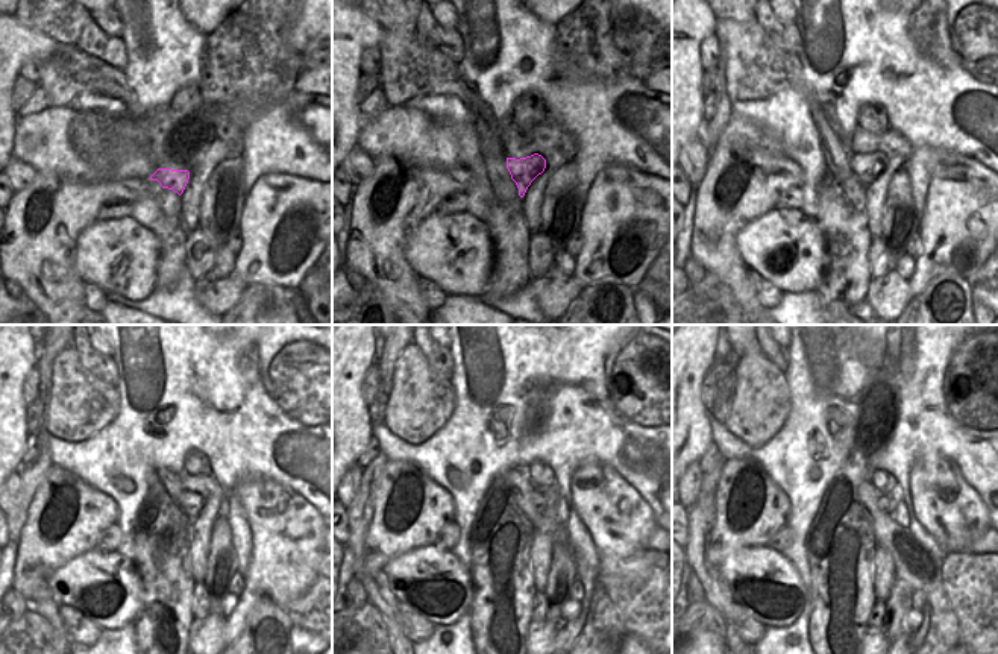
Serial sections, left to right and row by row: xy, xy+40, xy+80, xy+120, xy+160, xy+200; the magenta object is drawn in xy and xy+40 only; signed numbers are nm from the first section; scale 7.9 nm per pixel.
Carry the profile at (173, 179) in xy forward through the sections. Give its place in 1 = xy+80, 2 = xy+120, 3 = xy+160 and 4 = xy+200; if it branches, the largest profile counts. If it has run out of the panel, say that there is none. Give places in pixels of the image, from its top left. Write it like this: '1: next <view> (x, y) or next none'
1: next xy+80 (866, 167)
2: next xy+120 (191, 503)
3: next xy+160 (539, 499)
4: next xy+200 (883, 503)

